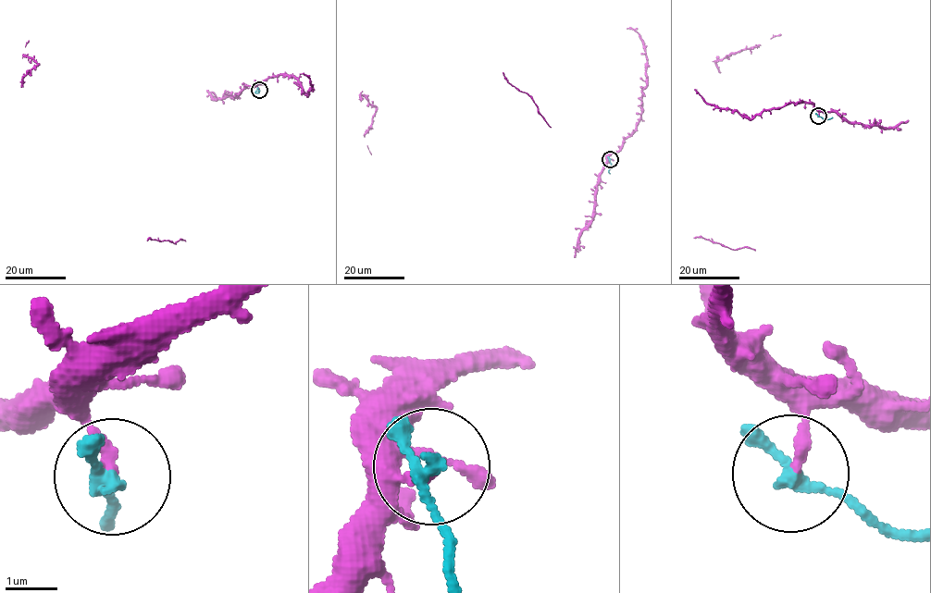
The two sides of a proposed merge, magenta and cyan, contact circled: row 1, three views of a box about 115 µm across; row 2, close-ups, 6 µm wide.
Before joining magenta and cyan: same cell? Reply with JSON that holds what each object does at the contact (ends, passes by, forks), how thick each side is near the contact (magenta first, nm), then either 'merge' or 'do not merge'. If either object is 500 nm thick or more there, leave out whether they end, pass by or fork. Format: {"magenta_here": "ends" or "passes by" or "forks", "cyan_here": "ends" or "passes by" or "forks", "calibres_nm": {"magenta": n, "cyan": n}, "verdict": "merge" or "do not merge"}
{"magenta_here": "ends", "cyan_here": "passes by", "calibres_nm": {"magenta": 240, "cyan": 200}, "verdict": "do not merge"}

